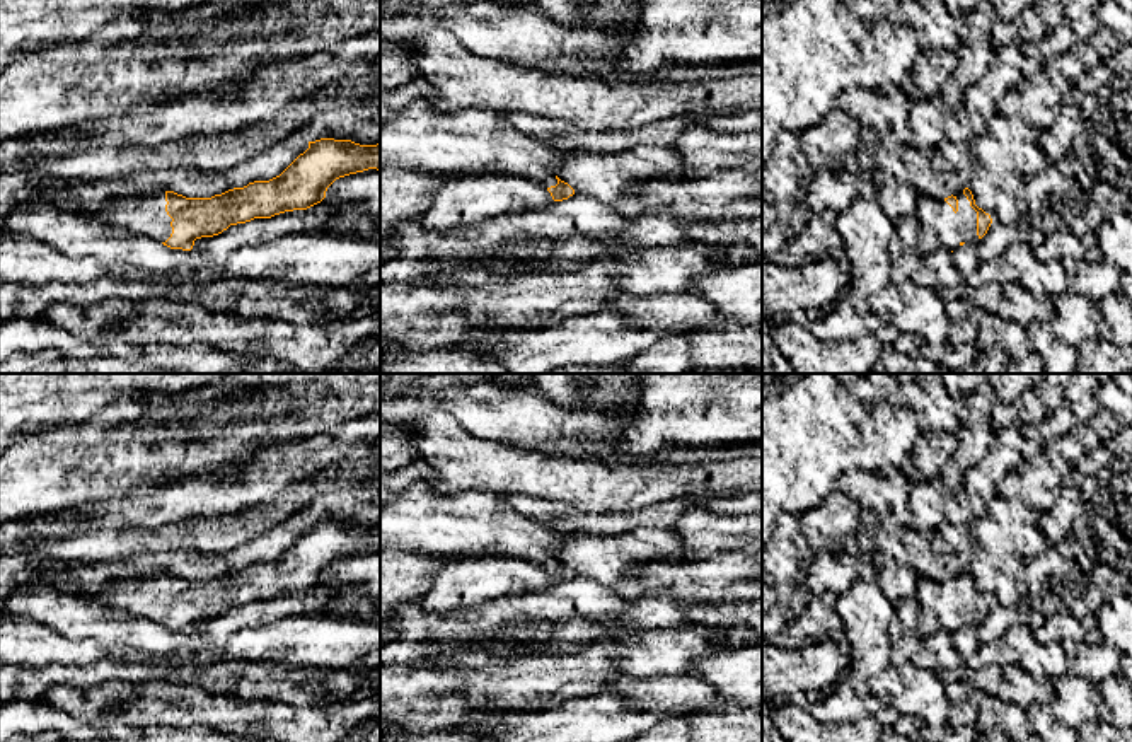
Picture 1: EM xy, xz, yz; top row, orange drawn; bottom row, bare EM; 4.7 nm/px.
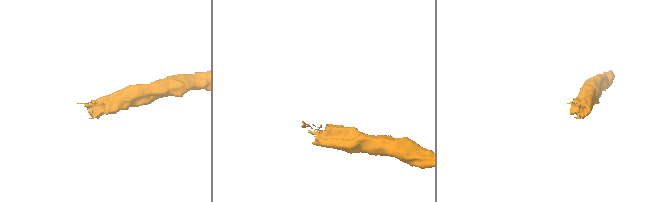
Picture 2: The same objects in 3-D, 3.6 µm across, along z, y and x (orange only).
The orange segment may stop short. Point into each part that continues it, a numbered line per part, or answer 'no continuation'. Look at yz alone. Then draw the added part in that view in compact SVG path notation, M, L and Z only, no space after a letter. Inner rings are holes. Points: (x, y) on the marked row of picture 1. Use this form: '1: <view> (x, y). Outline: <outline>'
1: yz (940, 227). Outline: M962 193L953 194L958 200L958 212L944 201L927 194L919 194L915 203L917 246L921 258L936 251L955 251L962 242L977 244L977 212Z

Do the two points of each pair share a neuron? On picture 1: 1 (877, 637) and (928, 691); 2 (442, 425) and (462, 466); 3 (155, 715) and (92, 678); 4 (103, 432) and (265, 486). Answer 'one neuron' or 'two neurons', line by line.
1: two neurons
2: one neuron
3: two neurons
4: two neurons

